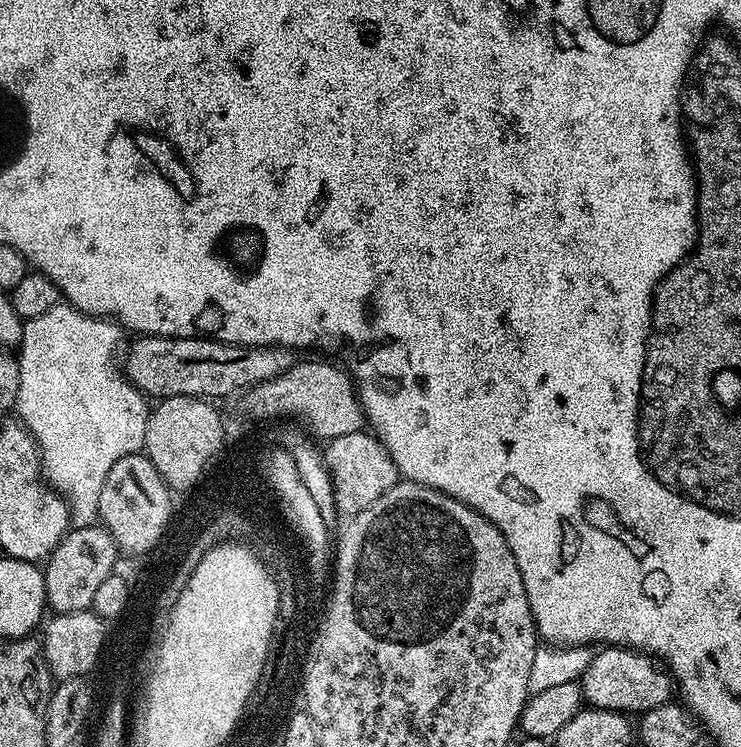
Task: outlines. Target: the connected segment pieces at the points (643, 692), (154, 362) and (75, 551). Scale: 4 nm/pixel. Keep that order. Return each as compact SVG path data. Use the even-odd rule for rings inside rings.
M601 647L593 655L578 683L583 699L591 707L625 714L643 714L654 710L655 707L669 703L674 696L674 681L667 667L648 653L634 648Z
M146 336L135 337L136 341L128 348L128 361L122 364L122 371L129 384L133 384L145 397L163 398L165 396L199 396L217 398L243 393L273 378L279 372L285 372L294 362L291 348L273 346L270 348L247 348L244 344L224 344L220 340L209 340L199 336Z
M76 526L64 533L43 565L46 604L53 613L83 612L91 609L98 586L113 575L118 549L112 535L103 526Z

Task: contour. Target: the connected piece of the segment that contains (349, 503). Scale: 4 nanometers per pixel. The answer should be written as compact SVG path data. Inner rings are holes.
M371 431L342 434L342 438L327 441L325 448L328 449L324 452L324 464L332 471L332 500L344 518L362 514L366 506L374 506L386 490L398 483L398 473L390 454Z

